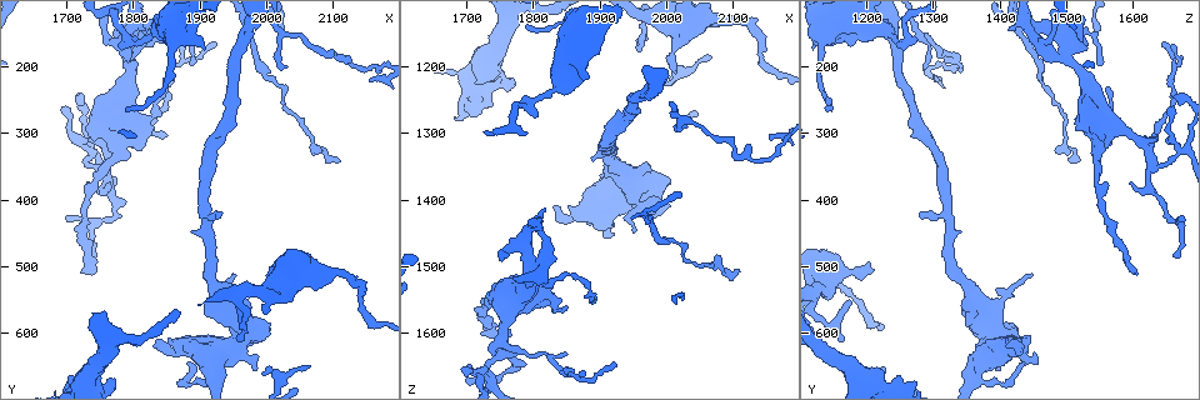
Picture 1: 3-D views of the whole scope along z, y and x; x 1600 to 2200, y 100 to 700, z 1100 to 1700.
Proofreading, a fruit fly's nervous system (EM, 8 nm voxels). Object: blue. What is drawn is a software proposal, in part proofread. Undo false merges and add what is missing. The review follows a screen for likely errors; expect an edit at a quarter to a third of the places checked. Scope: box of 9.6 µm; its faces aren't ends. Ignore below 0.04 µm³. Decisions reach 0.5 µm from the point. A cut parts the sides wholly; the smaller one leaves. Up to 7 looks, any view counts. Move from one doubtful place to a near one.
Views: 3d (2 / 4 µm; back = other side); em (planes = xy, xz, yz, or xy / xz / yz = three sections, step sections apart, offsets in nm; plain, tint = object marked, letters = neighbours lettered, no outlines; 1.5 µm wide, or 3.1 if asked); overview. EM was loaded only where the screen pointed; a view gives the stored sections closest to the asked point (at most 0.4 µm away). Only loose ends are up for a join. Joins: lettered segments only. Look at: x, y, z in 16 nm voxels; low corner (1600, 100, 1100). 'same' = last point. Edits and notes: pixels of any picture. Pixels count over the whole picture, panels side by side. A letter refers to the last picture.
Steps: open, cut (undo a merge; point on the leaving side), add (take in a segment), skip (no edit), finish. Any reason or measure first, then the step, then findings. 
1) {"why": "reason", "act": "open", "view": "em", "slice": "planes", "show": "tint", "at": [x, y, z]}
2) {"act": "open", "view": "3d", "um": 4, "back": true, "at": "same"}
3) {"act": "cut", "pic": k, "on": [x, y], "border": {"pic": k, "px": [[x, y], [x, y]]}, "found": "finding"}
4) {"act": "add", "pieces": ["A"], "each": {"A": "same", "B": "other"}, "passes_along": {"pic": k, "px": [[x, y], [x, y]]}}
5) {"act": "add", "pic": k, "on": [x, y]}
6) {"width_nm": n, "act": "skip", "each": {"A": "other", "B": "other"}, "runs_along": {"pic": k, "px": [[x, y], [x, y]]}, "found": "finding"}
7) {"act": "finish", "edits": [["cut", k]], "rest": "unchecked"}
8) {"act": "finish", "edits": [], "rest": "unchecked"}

{"why": "an open end", "act": "open", "view": "3d", "um": 4, "back": true, "at": [1760, 375, 1600]}

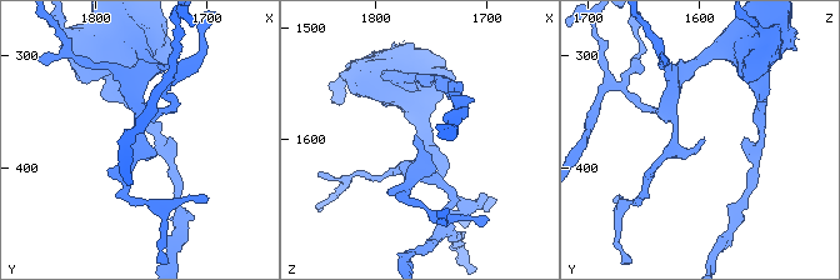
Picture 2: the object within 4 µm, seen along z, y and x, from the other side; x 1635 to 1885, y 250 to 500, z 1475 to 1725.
{"act": "open", "view": "em", "slice": "planes", "show": "plain", "at": [1762, 374, 1598]}

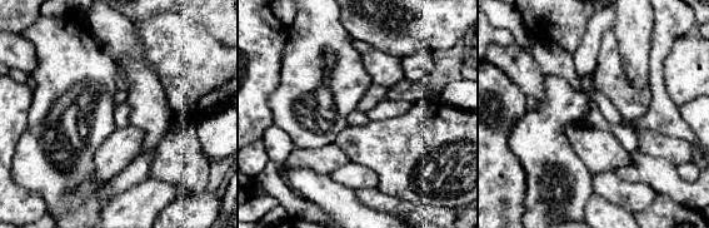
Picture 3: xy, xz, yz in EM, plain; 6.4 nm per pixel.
{"why": "what lies round it", "act": "open", "view": "em", "slice": "planes", "show": "letters", "at": "same"}

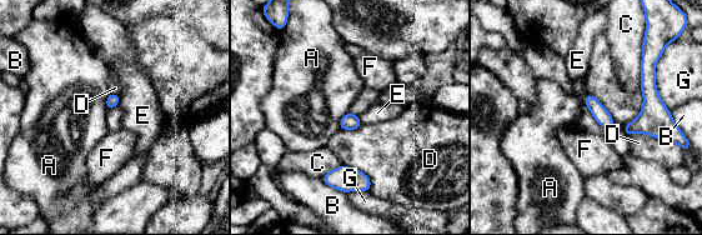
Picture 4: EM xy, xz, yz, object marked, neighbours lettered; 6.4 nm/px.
{"act": "skip", "each": {"A": "other", "B": "other", "C": "other", "D": "other", "E": "other", "F": "other", "G": "other"}, "border": {"pic": 4, "px": [[641, 90], [642, 108], [623, 131]]}, "found": "none of them fits"}

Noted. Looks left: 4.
{"why": "tapers out", "act": "open", "view": "3d", "um": 2, "at": [1850, 230, 1565]}

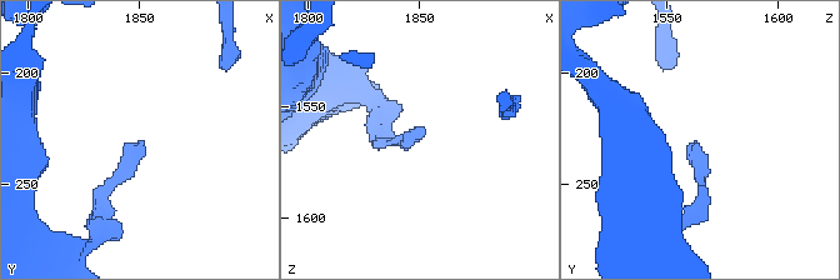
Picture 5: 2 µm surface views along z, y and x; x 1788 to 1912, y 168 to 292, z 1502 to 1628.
{"act": "open", "view": "em", "slice": "planes", "show": "tint", "at": [1849, 232, 1564]}

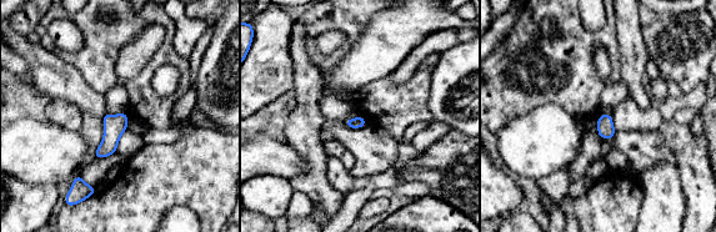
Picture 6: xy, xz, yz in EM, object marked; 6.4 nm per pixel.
{"why": "what lies round it", "act": "open", "view": "em", "slice": "planes", "show": "letters", "at": "same"}

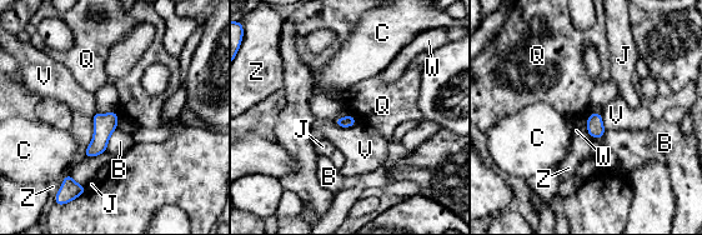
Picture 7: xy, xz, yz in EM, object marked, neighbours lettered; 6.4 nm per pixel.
{"act": "skip", "each": {"B": "other", "C": "other", "J": "other", "Q": "other", "V": "other", "W": "other", "Z": "other"}, "border": {"pic": 7, "px": [[334, 121], [341, 126], [356, 123]]}, "found": "no lettered segment goes on from it"}

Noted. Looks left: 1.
{"act": "finish", "edits": [], "rest": "unchecked"}

